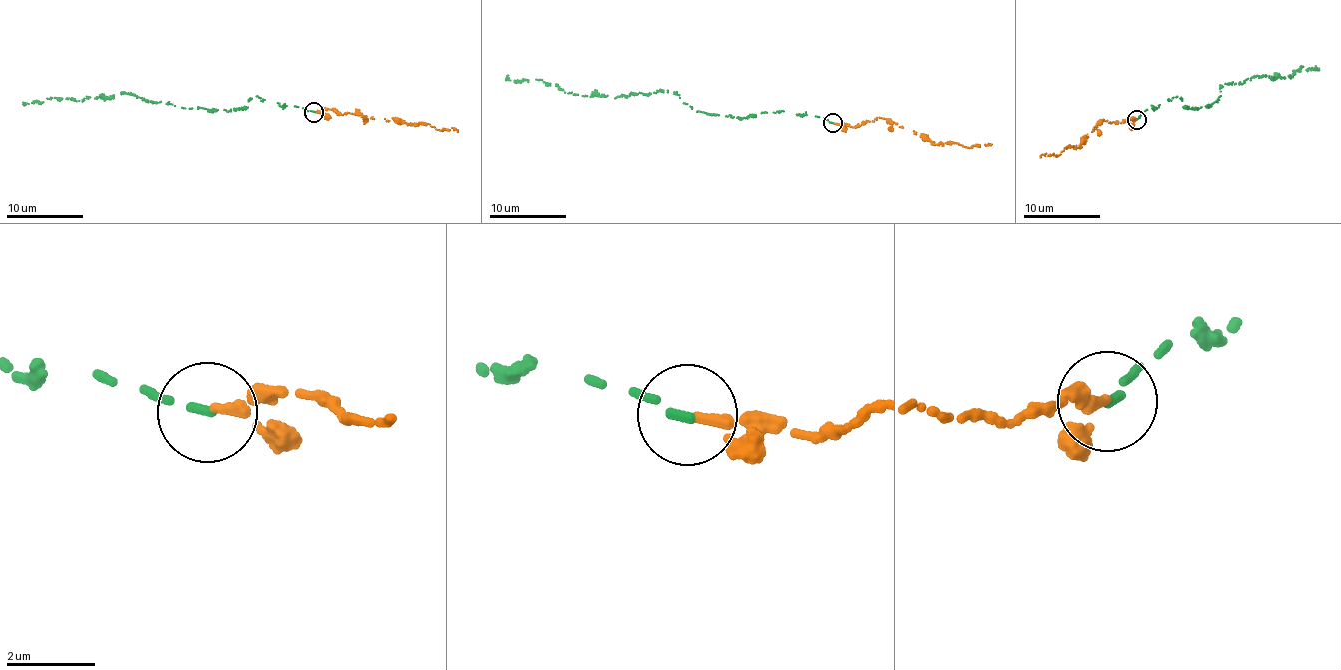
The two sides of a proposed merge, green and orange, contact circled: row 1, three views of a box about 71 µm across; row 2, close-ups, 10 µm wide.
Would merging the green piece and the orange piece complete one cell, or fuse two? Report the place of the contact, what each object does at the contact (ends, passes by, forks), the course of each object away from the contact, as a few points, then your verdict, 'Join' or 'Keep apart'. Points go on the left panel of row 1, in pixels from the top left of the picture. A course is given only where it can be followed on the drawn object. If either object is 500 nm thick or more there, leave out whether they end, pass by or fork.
Place: (314, 112). At the ring green ends. At the ring orange passes by. Course of green: (314, 111), (257, 96), (247, 108), (234, 110), (121, 94), (23, 102). Course of orange: (315, 112), (334, 110), (342, 115), (347, 112), (424, 123), (442, 131), (452, 128), (457, 131). Join

